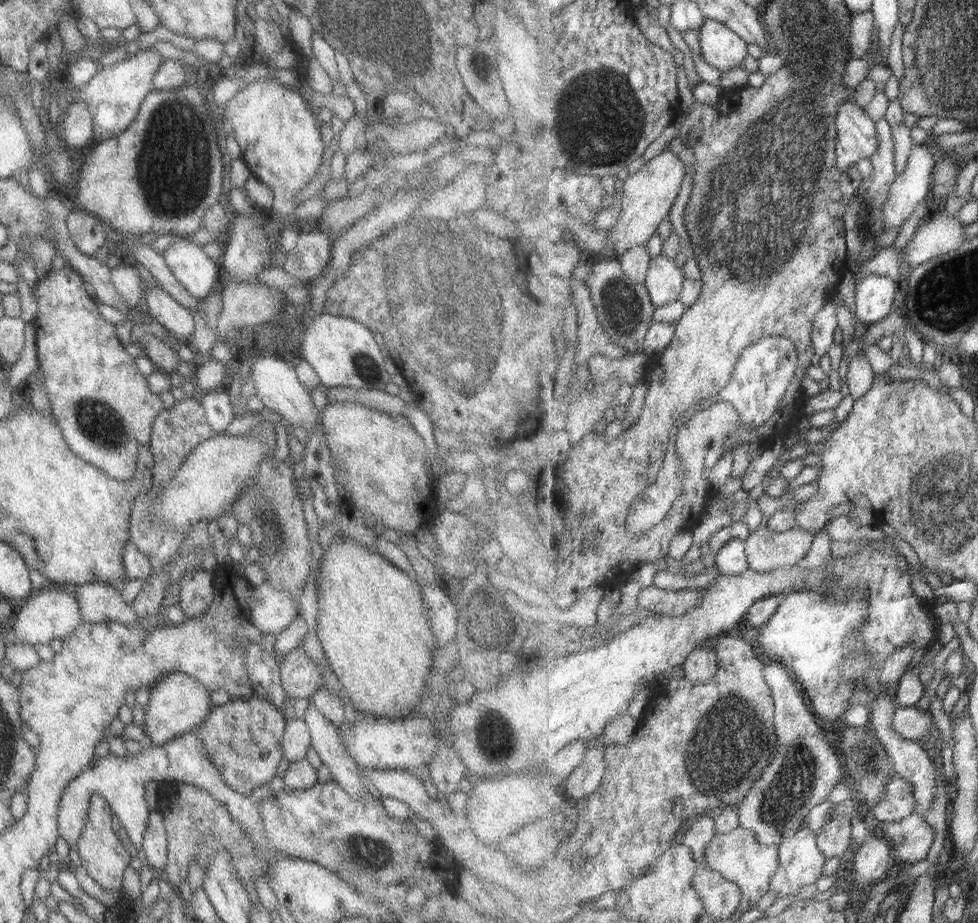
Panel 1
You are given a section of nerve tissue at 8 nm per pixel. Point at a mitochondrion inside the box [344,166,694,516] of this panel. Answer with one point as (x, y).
(622, 307)

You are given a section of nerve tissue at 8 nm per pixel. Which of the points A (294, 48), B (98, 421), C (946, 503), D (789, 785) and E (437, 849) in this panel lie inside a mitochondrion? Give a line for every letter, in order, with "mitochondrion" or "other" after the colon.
A: other
B: mitochondrion
C: mitochondrion
D: mitochondrion
E: other

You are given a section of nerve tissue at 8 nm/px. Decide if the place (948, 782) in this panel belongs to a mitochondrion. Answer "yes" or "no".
no

